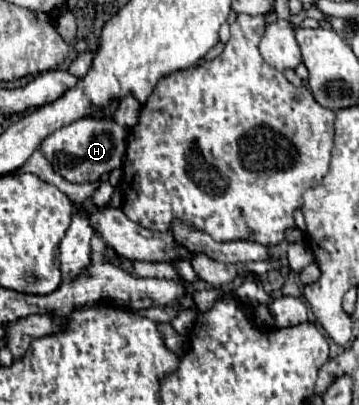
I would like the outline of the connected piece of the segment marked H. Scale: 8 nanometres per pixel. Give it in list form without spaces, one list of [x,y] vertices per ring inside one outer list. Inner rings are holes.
[[[93,116],[93,118],[81,118],[53,132],[41,142],[39,150],[51,162],[53,170],[59,172],[65,180],[75,184],[85,184],[85,182],[99,180],[103,174],[115,168],[121,168],[123,156],[127,150],[125,140],[127,140],[127,130],[121,128],[115,120]]]

